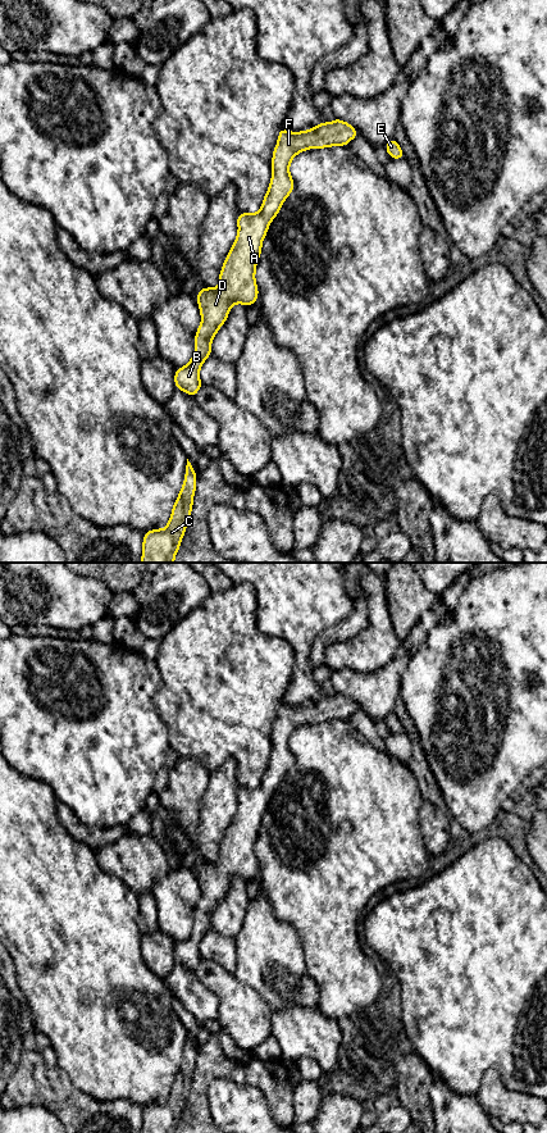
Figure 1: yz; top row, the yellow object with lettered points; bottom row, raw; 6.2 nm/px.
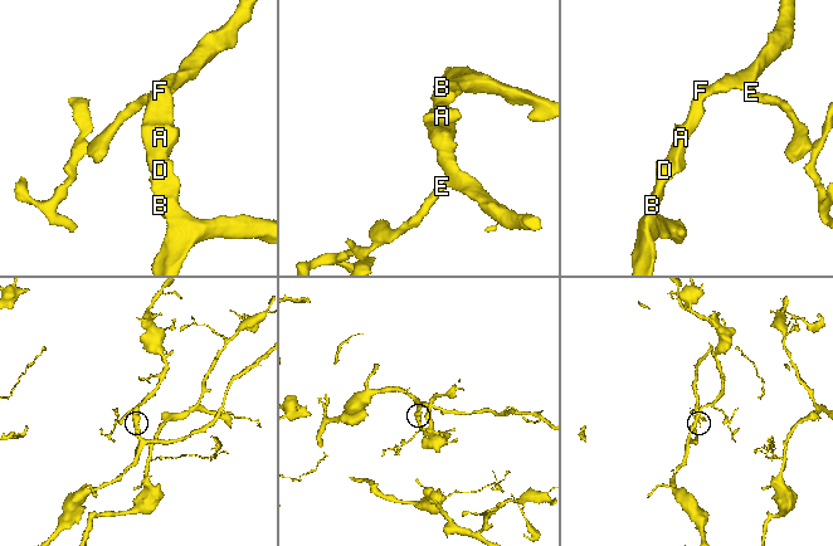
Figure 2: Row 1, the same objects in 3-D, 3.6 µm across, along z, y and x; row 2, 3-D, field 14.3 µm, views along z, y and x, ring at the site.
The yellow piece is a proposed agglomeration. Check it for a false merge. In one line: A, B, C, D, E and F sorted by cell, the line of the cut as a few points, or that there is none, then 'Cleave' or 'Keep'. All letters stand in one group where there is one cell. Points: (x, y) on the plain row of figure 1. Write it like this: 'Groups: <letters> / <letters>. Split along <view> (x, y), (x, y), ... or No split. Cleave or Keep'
Groups: A B C D E F. No split. Keep

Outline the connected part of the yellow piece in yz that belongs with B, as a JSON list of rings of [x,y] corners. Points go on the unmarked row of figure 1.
[[[334,692],[333,696],[320,696],[316,701],[291,706],[281,702],[272,732],[272,754],[257,787],[238,787],[237,811],[229,824],[215,863],[202,861],[196,869],[201,888],[201,898],[195,909],[195,927],[191,934],[176,943],[176,963],[190,970],[196,970],[202,957],[200,943],[211,929],[211,915],[219,902],[227,896],[234,878],[250,881],[259,872],[255,855],[257,833],[261,829],[263,814],[272,795],[279,787],[283,777],[295,764],[290,747],[292,733],[309,723],[347,720],[359,706],[347,696]]]

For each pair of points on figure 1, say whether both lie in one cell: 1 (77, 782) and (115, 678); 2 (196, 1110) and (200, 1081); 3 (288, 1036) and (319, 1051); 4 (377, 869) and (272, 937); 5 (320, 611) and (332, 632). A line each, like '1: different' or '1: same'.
1: same
2: same
3: same
4: different
5: different

